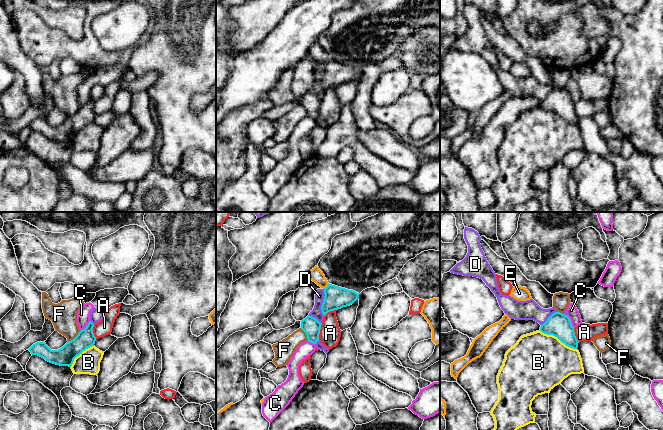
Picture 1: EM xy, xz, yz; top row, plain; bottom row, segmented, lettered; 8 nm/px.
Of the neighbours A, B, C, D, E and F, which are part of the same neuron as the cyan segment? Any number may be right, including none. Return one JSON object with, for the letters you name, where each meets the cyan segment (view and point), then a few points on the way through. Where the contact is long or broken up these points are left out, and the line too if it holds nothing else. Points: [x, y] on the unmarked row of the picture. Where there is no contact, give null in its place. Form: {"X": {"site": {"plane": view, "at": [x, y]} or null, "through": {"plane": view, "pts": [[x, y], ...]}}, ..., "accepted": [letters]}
{"accepted": []}

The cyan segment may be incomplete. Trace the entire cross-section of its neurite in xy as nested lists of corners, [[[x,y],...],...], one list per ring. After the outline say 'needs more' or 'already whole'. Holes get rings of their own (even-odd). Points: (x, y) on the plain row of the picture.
[[[90,97],[86,104],[81,106],[73,116],[58,126],[51,126],[45,118],[37,118],[28,126],[32,131],[38,131],[50,139],[71,143],[77,132],[94,122],[96,113],[93,109],[93,103],[94,100]]]; already whole

